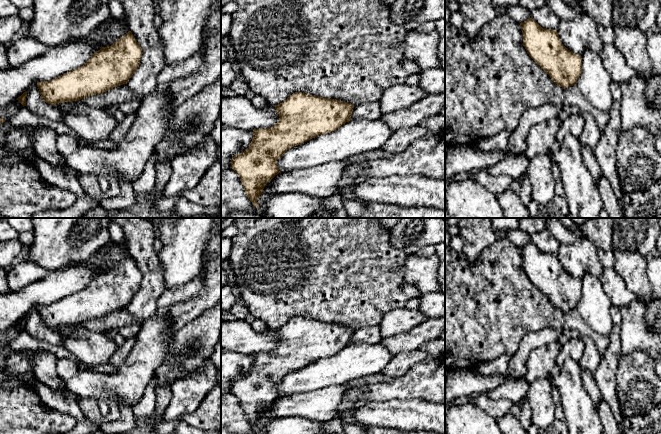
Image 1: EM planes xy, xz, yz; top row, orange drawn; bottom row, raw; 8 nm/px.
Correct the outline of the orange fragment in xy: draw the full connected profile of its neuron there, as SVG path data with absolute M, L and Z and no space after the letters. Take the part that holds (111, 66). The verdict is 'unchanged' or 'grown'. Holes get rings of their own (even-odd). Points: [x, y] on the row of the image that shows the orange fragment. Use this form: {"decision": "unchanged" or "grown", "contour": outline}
{"decision": "unchanged", "contour": "M129 31L111 46L102 47L81 67L50 81L37 83L48 104L79 101L126 84L140 65L142 48Z"}

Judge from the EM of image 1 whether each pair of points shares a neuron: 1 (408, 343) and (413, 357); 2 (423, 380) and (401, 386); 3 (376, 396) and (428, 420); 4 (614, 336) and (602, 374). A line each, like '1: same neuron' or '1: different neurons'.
1: different neurons
2: same neuron
3: different neurons
4: same neuron

